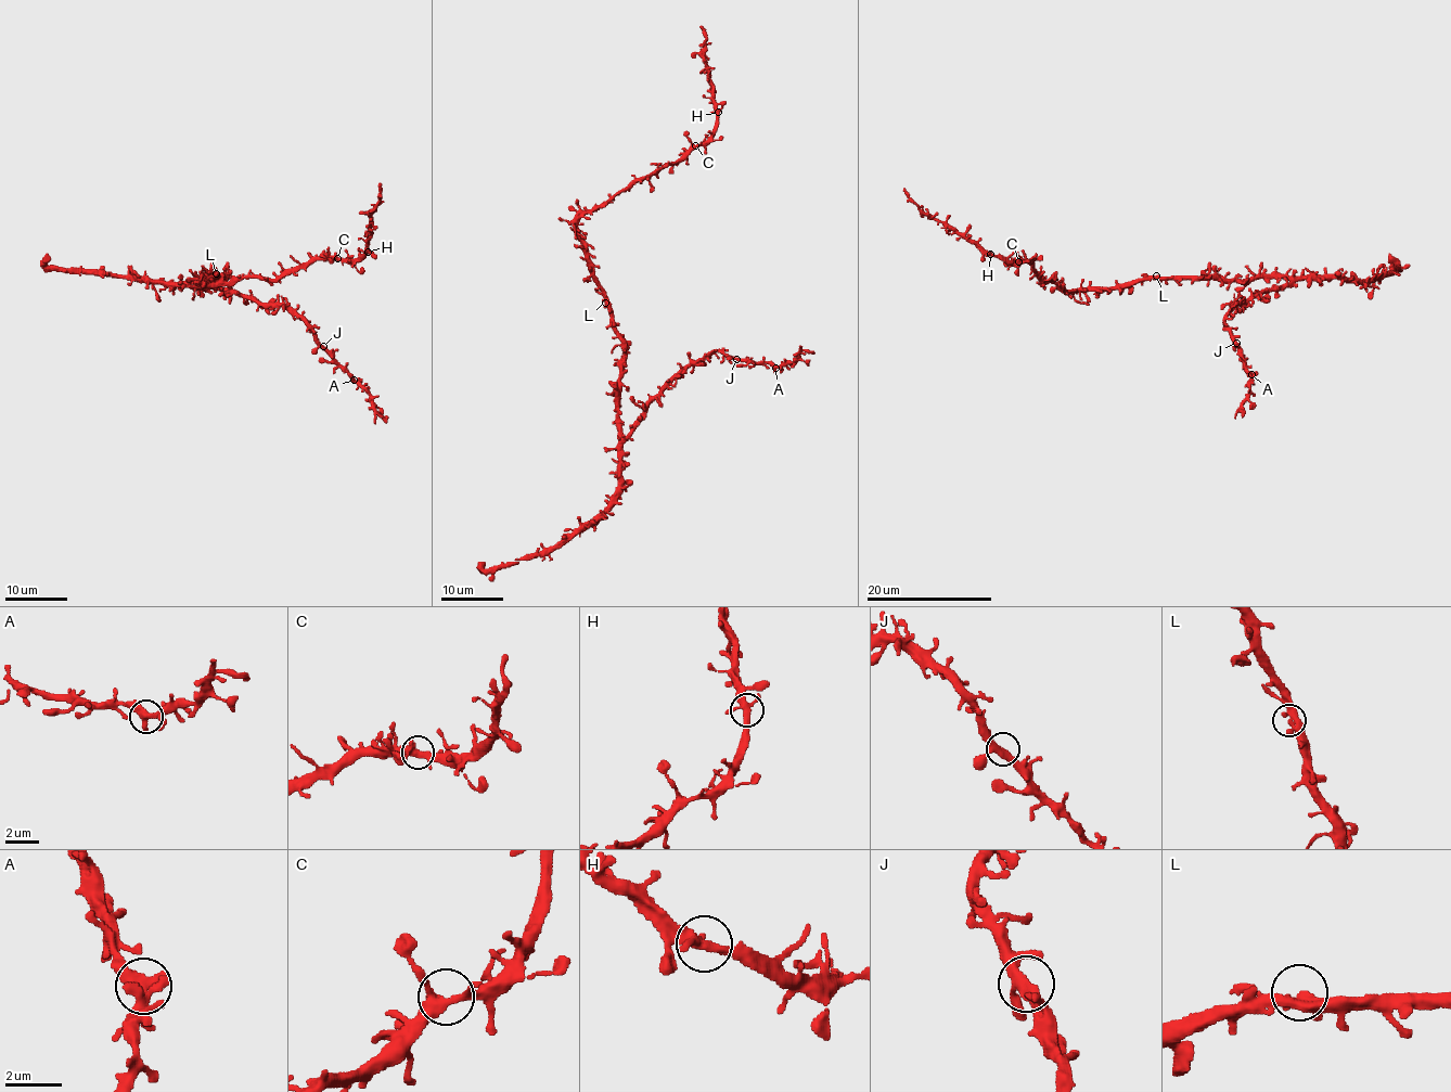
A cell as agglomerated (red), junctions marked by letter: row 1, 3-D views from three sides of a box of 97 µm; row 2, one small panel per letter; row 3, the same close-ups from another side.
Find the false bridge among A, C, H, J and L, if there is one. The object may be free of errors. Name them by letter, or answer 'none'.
none

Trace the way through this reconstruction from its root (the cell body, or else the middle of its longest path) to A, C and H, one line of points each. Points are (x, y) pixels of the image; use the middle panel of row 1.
A: (608, 299), (610, 325), (624, 349), (619, 432), (625, 437), (645, 406), (710, 351), (768, 361), (775, 368)
C: (608, 299), (594, 275), (578, 233), (577, 219), (604, 206), (636, 181), (676, 164), (695, 145)
H: (608, 299), (594, 275), (577, 219), (702, 145), (710, 136), (717, 113)

